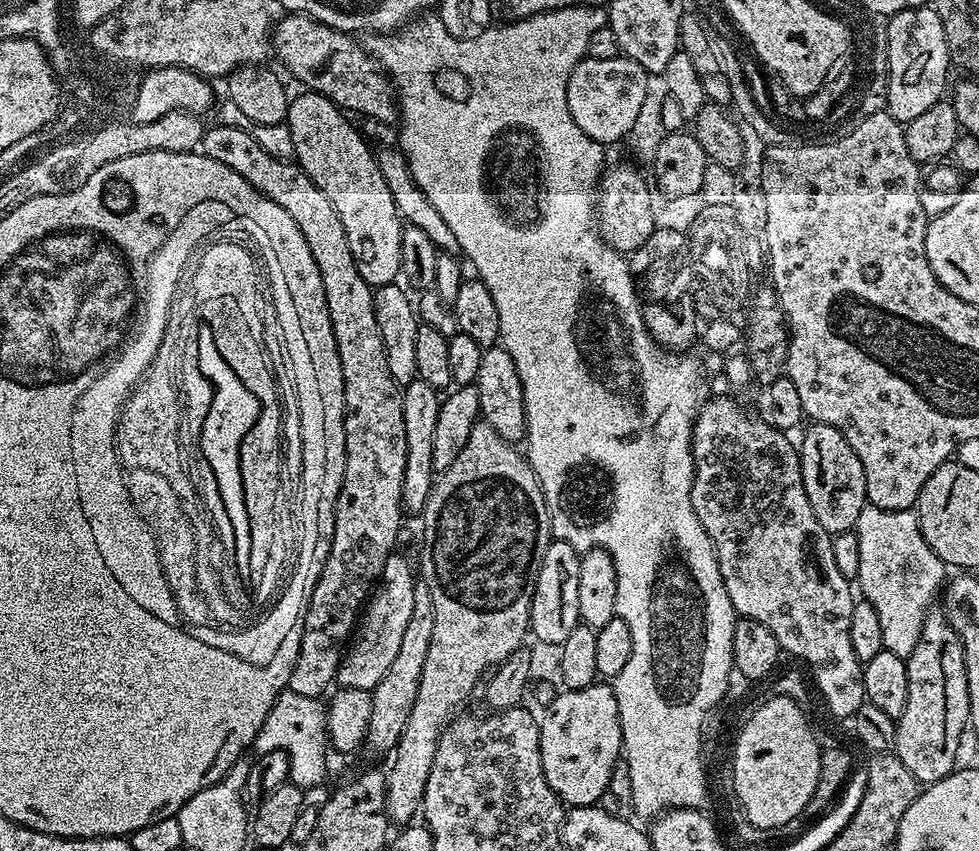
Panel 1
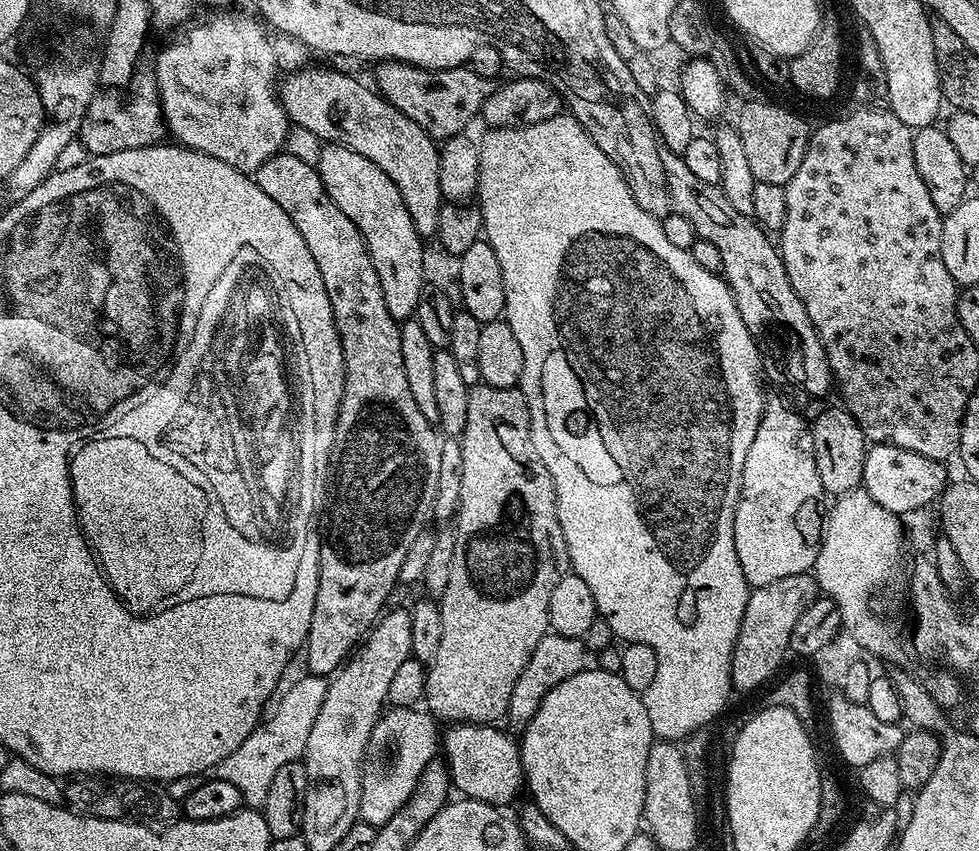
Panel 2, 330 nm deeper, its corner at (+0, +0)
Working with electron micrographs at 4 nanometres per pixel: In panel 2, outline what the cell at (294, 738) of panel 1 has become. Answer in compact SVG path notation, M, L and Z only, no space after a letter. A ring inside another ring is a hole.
M304 674L301 680L296 680L284 693L279 693L275 701L276 709L269 711L260 723L222 762L218 762L214 769L215 779L222 782L231 782L238 786L244 804L253 810L263 809L266 802L266 793L270 790L270 782L278 775L278 770L290 762L300 760L306 750L306 741L310 738L310 730L318 719L318 710L322 710L322 701L326 698L328 680L323 676Z

